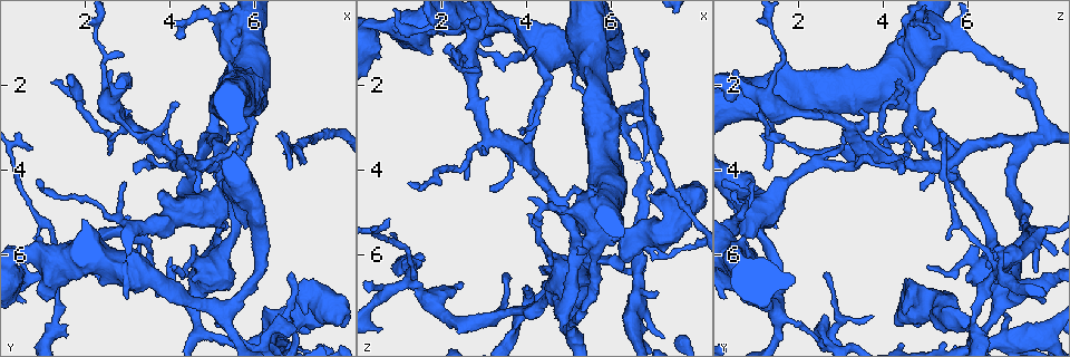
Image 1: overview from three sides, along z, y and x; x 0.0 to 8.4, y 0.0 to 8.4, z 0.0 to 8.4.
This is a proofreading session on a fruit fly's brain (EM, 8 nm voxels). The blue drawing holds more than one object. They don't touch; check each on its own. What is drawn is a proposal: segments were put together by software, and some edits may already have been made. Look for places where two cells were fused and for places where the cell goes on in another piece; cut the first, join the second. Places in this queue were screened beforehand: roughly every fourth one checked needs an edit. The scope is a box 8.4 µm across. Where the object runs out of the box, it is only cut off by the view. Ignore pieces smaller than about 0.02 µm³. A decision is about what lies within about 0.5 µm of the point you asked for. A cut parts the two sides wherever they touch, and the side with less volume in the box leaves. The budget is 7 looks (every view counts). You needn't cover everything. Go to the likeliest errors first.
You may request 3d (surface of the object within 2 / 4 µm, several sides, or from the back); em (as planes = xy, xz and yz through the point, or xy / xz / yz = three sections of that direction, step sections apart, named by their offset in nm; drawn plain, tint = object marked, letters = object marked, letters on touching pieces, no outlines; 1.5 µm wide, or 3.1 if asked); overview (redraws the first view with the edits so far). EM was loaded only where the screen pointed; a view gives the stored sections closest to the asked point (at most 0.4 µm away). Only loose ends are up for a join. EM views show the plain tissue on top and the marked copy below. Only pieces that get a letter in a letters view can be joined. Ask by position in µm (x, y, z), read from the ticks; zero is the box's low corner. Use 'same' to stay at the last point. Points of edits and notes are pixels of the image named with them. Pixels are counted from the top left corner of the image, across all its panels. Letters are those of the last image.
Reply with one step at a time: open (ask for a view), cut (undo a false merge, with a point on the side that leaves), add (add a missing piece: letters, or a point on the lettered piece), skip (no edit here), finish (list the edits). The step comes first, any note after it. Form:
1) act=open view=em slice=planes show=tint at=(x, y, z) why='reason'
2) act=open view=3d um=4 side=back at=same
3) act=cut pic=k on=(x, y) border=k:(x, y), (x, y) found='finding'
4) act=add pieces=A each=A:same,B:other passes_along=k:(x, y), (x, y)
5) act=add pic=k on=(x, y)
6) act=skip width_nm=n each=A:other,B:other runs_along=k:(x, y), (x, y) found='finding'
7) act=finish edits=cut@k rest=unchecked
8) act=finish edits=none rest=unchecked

act=open view=em slice=xz step=8 show=tint at=(6.80, 4.00, 1.25) why='free end'

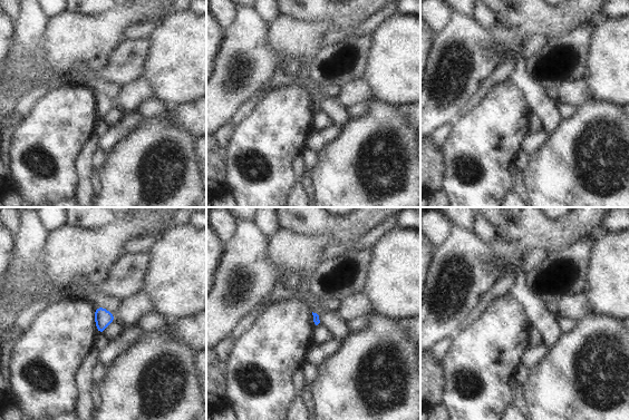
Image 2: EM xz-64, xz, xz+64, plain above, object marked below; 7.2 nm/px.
act=open view=em slice=planes show=letters at=same

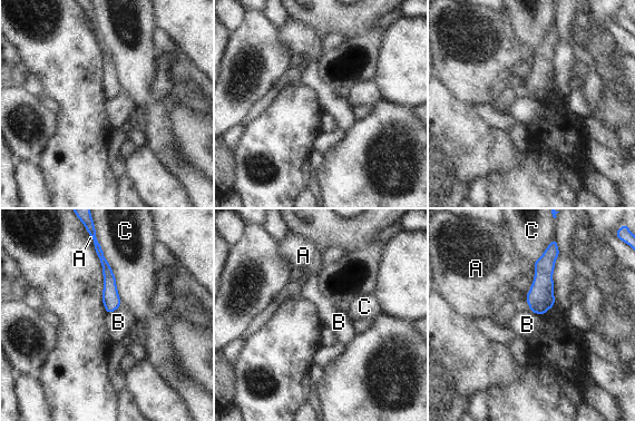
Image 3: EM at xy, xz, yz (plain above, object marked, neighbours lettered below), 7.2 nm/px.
act=skip longest_contact=C:500nm each=A:other,B:other,C:other found='none of them fits'

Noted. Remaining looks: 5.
act=open view=3d um=4 at=(4.00, 3.75, 3.60) why='three-way junction'

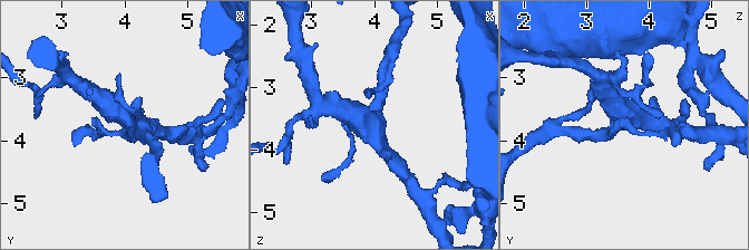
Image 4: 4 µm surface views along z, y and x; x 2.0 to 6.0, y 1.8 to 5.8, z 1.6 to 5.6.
act=open view=em slice=yz step=8 show=tint at=(4.05, 3.70, 3.55) why='shape alone is not enough'

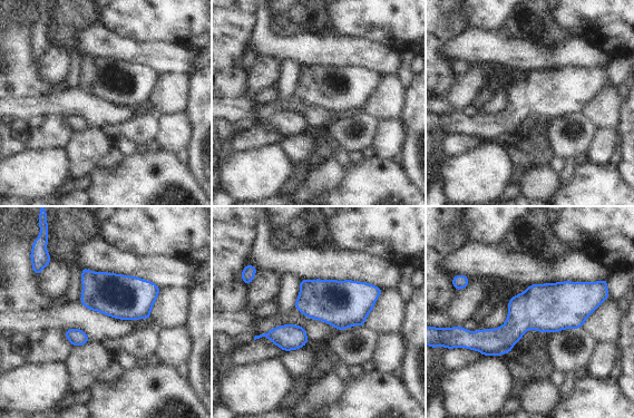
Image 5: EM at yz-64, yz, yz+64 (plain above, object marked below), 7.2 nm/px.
act=open view=em slice=xy step=4 show=letters at=same

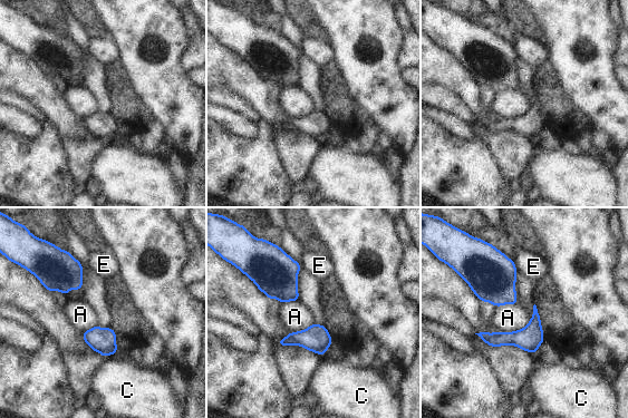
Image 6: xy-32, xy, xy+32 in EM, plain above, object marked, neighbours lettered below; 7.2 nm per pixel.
act=skip each=A:other,C:other,E:other border=6:(530, 319), (520, 329), (494, 332) found='continuous, no second cell'

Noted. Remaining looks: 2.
act=finish edits=none rest=unchecked

